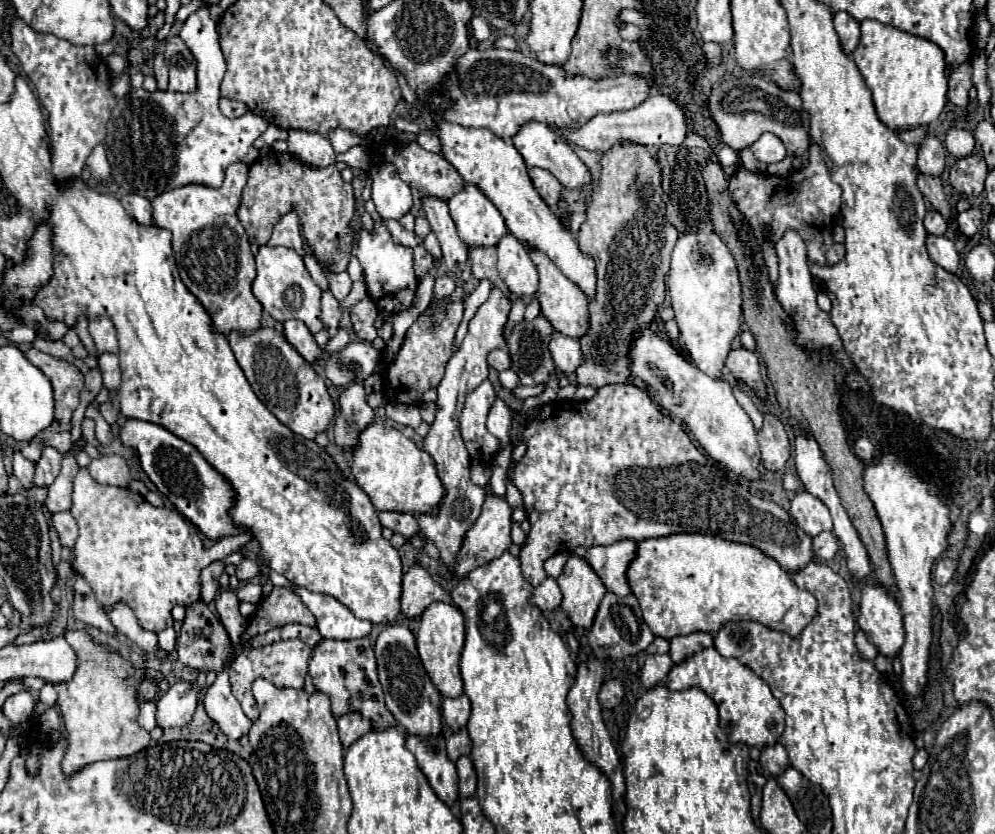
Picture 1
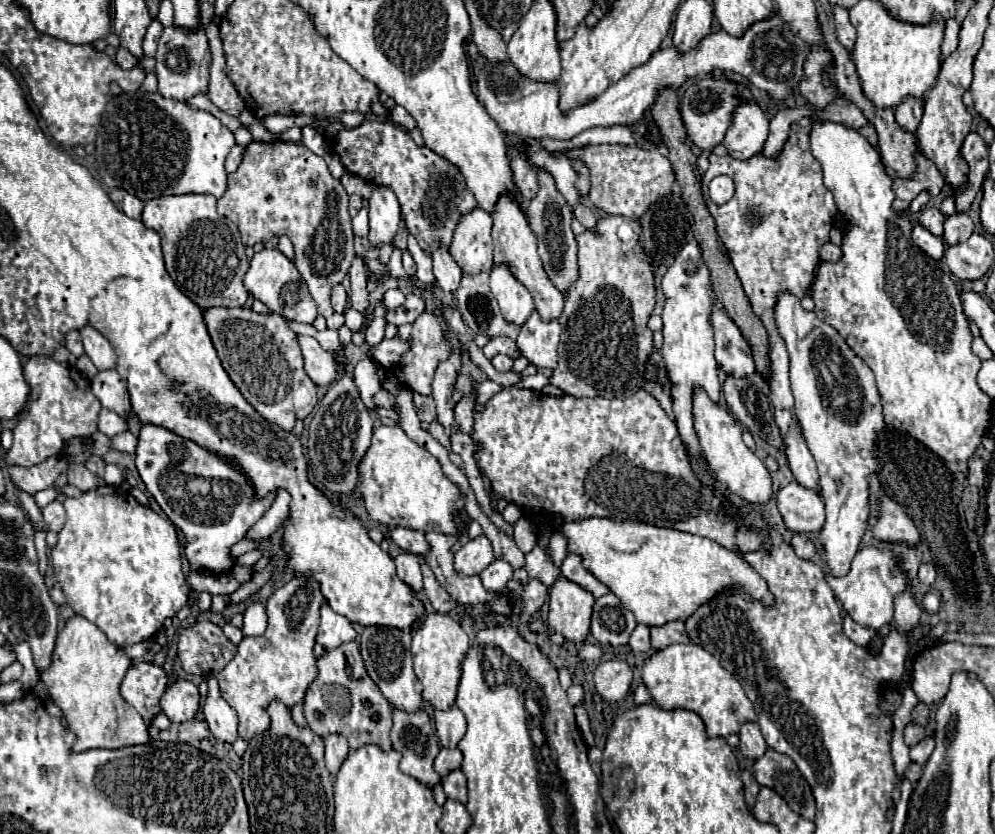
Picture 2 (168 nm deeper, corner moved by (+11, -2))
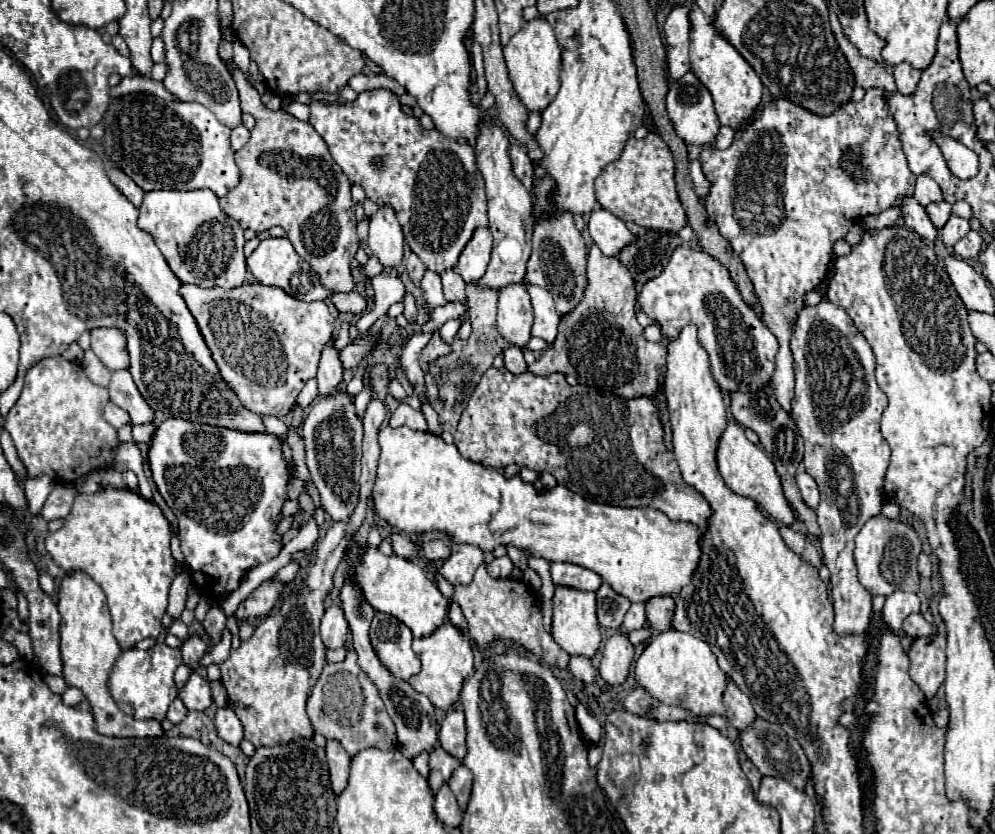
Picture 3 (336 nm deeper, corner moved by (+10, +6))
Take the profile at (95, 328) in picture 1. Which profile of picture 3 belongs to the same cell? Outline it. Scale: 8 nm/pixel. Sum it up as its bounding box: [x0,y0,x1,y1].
[91,328,129,372]

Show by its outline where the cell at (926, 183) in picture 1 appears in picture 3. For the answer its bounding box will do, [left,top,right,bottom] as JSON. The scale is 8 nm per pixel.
[829,10,897,94]

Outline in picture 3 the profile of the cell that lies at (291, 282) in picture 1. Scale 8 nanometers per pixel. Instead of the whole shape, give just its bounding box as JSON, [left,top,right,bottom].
[247,238,333,302]

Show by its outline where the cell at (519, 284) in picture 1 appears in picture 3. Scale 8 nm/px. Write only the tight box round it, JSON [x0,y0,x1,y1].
[497,284,533,348]

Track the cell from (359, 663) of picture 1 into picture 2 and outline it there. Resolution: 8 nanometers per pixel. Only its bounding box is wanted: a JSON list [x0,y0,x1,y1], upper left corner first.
[304,642,392,750]

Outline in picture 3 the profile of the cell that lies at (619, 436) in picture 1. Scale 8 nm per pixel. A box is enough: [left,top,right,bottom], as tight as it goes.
[453,368,711,526]

